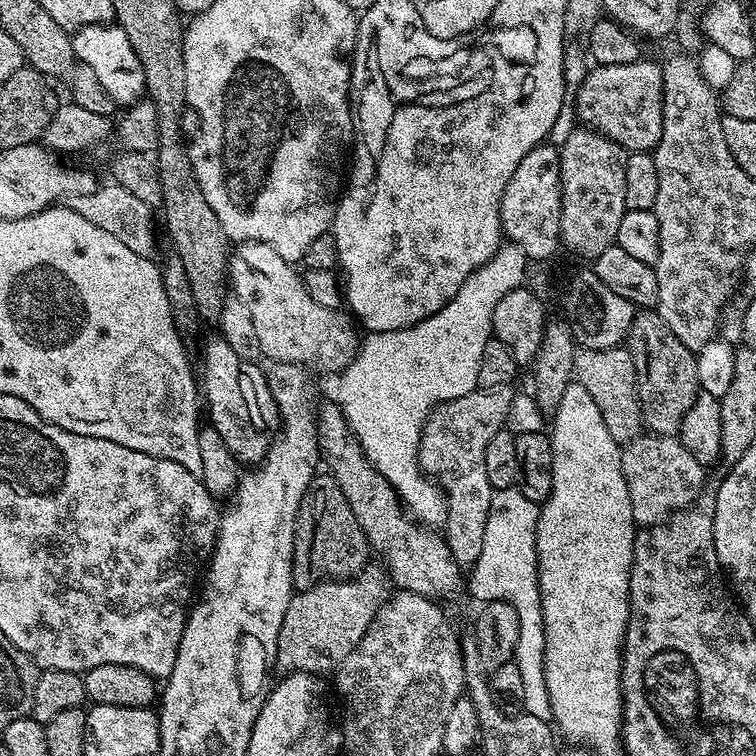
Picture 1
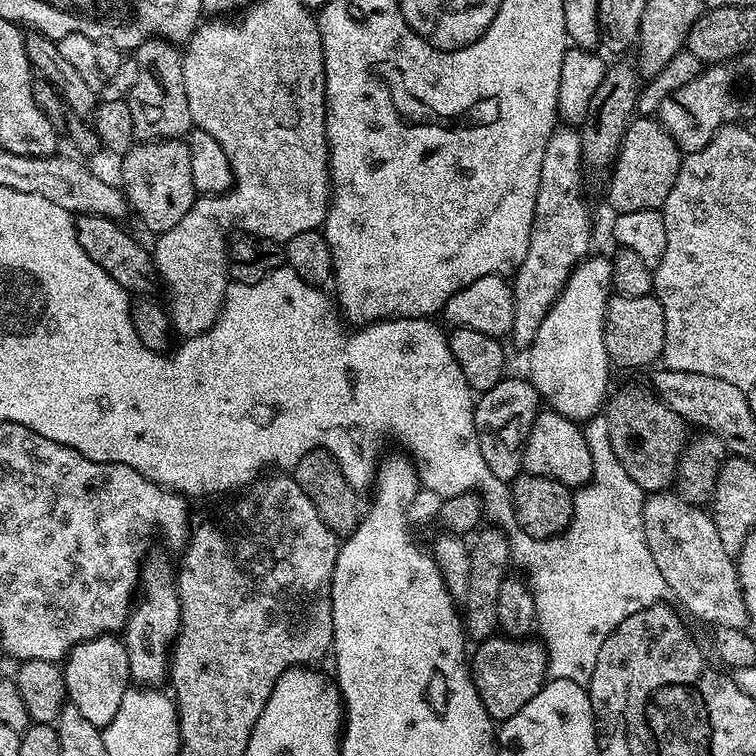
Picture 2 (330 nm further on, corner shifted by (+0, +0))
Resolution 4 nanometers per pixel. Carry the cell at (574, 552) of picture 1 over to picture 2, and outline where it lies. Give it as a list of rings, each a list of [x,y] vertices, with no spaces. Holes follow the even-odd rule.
[[[592,254],[581,260],[572,269],[566,286],[561,290],[554,306],[550,306],[546,318],[542,318],[542,326],[538,326],[538,334],[527,349],[528,372],[526,372],[526,376],[536,387],[541,401],[551,411],[577,422],[585,422],[597,415],[605,407],[606,397],[610,392],[610,387],[608,388],[610,361],[604,341],[604,315],[608,309],[611,283],[612,261],[607,255],[595,256]]]

